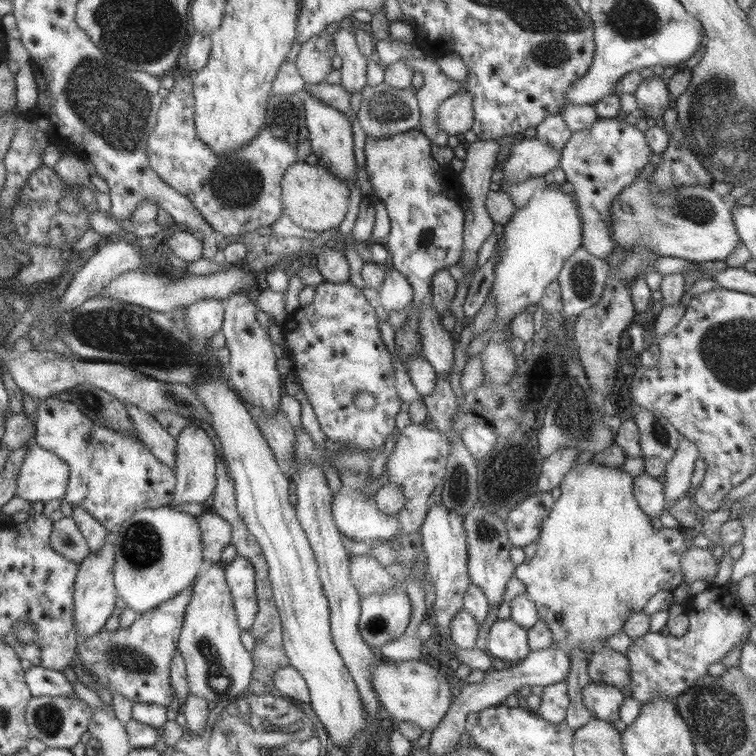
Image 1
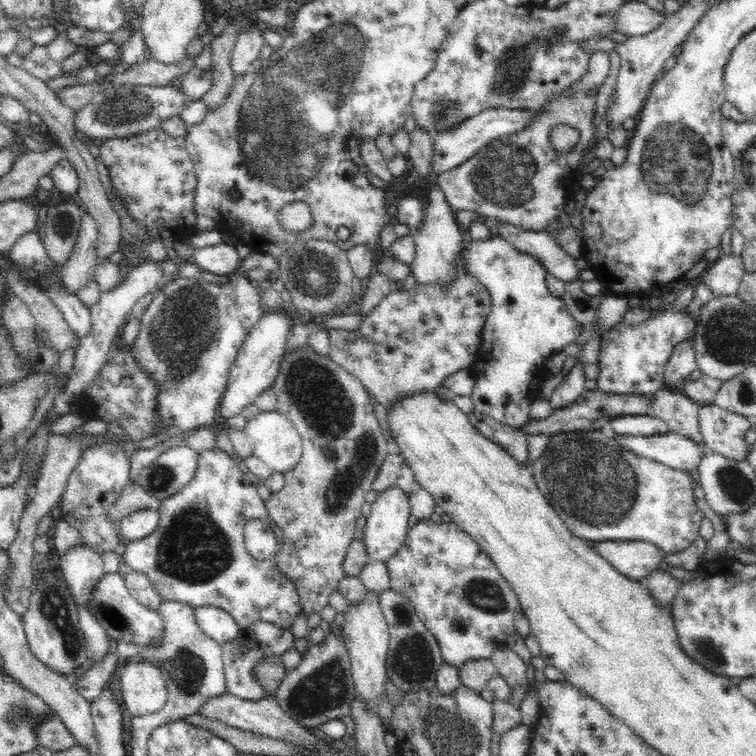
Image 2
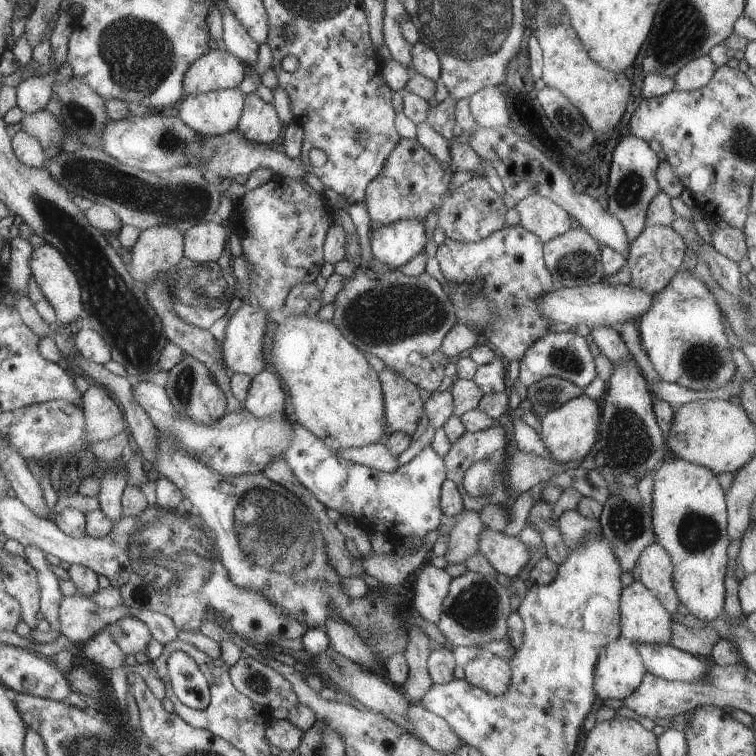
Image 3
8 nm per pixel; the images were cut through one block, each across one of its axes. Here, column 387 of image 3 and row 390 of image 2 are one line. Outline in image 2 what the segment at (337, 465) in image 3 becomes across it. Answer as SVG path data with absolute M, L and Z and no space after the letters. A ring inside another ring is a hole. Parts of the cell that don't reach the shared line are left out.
M492 236L488 240L473 240L465 245L461 252L464 263L468 265L468 272L472 273L488 291L492 303L491 311L487 316L480 348L468 370L474 376L472 402L477 412L483 413L496 422L520 429L520 426L530 420L530 406L538 397L539 385L548 376L546 360L552 354L563 355L565 346L570 345L581 334L581 324L566 308L566 303L548 291L544 277L548 273L536 258L520 252L504 237Z

